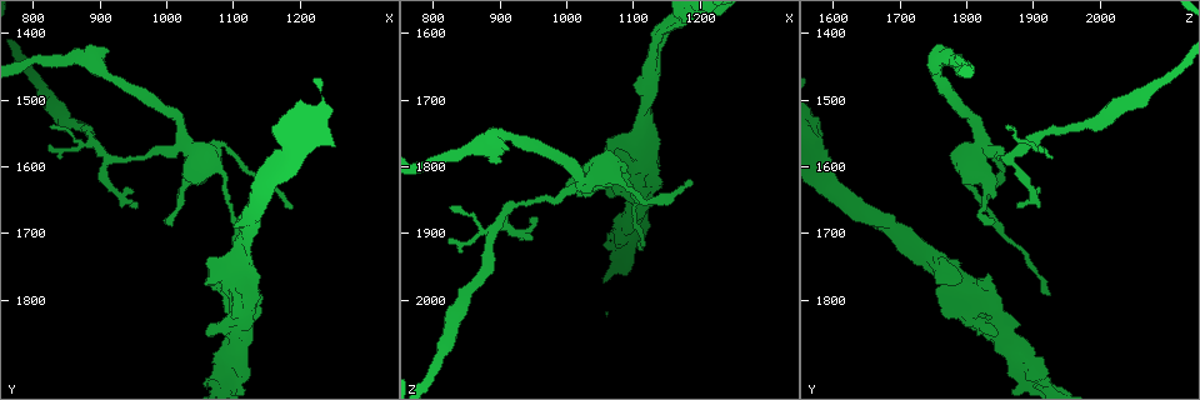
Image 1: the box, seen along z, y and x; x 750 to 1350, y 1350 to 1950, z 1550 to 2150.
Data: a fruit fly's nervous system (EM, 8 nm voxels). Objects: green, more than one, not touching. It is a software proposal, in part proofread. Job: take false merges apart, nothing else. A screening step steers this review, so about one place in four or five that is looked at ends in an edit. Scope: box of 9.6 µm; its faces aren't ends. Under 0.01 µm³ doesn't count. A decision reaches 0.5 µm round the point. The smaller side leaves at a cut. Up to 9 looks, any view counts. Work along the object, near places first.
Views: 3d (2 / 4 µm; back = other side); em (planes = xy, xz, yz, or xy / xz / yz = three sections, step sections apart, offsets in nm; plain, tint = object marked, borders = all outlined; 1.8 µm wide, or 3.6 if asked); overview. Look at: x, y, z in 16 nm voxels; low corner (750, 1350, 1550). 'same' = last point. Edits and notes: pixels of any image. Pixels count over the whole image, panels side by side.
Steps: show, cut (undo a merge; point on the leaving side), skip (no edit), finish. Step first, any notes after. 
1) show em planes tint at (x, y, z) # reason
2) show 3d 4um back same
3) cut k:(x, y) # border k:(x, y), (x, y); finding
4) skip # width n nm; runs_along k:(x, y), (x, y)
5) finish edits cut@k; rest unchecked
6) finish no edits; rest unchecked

show 3d 4um at (930, 1640, 1900) # abrupt turn

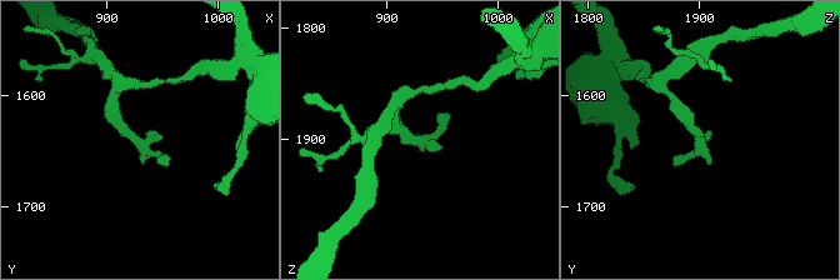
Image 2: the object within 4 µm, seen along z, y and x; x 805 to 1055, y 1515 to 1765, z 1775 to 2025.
show em 3.6um xz step 4 tint at (932, 1648, 1902)

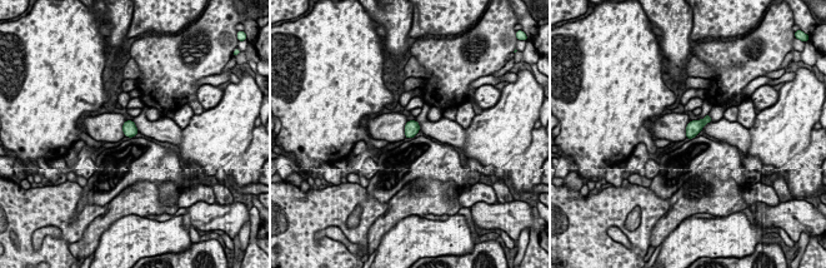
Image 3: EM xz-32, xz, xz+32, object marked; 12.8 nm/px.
skip # one neuron here

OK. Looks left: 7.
show 3d 4um back at (1035, 1570, 1825) # abrupt turn

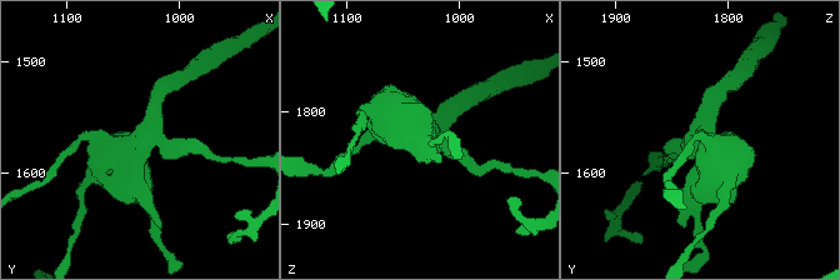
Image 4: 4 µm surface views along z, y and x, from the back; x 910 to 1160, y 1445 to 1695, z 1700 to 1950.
show em planes tint at (1036, 1574, 1826)

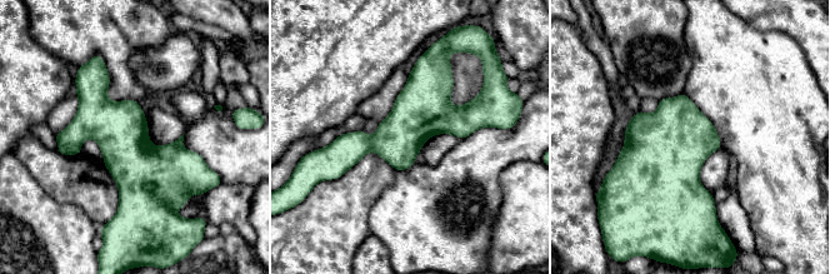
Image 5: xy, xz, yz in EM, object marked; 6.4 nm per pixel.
skip # width 340 nm; runs_along 5:(484, 124), (335, 144); continuous, no second neuron

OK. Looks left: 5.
show em planes tint at (1105, 1750, 1760) # sharp bend

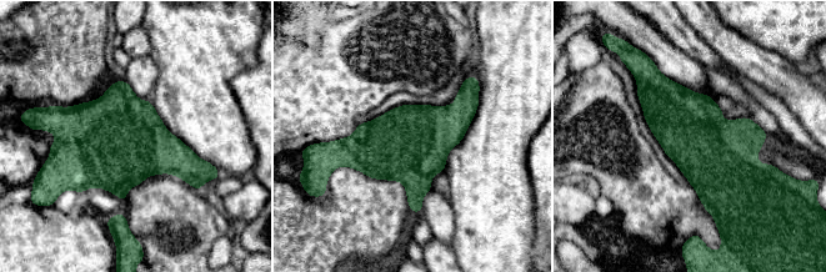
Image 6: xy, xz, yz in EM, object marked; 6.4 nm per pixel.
skip # one neuron here

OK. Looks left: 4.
show em xz step 16 borders at (1155, 1600, 1590) # touches itself

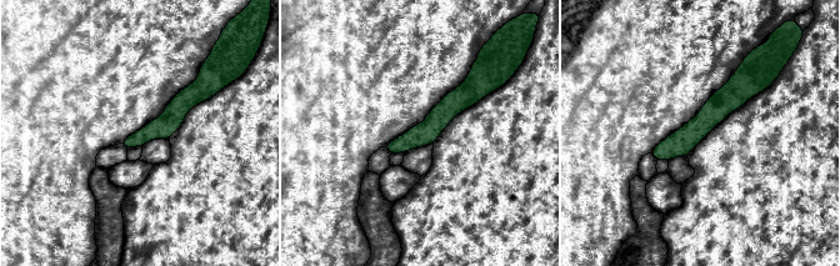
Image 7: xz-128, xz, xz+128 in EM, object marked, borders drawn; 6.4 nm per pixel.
show em xy step 8 borders same

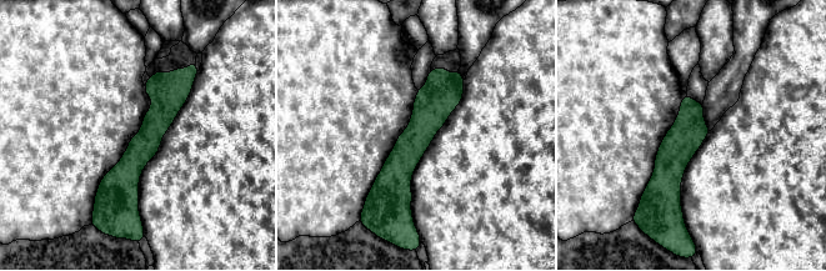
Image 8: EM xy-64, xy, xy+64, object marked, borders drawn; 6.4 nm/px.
skip # runs_along 8:(181, 73), (146, 144), (99, 195); all the same neuron

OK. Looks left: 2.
finish no edits; rest unchecked

